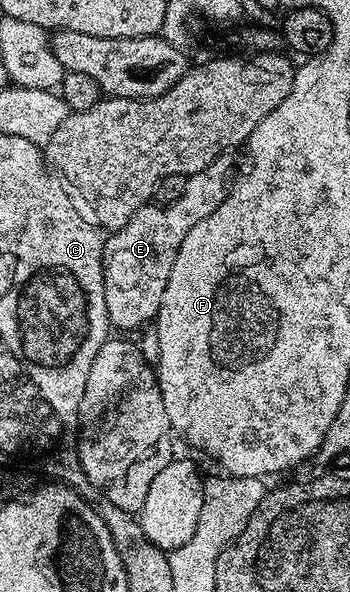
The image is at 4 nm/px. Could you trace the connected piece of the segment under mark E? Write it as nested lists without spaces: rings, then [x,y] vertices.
[[[217,159],[208,168],[192,175],[184,183],[183,197],[167,206],[145,205],[127,226],[105,236],[105,297],[109,322],[114,329],[137,328],[156,317],[179,246],[192,226],[218,208],[228,191],[225,174],[229,164],[226,160]]]

